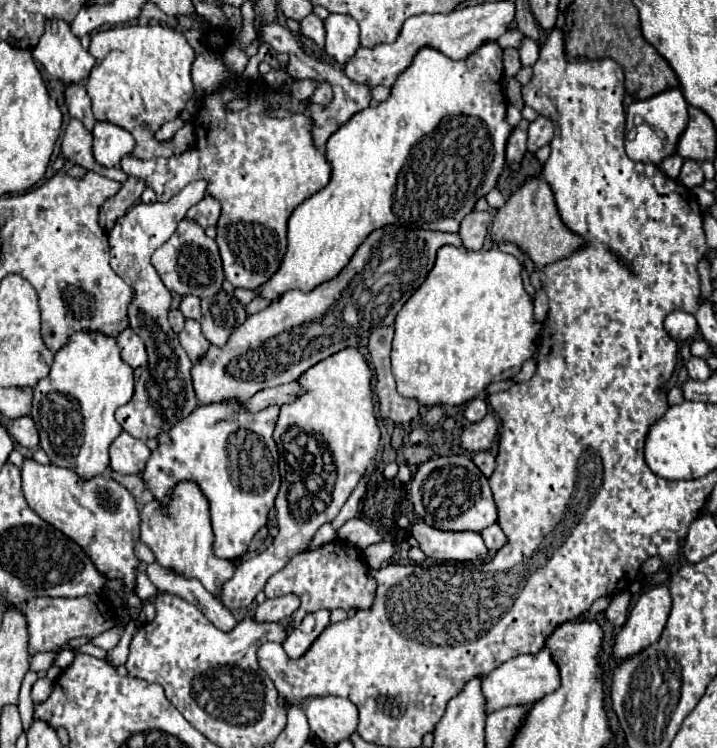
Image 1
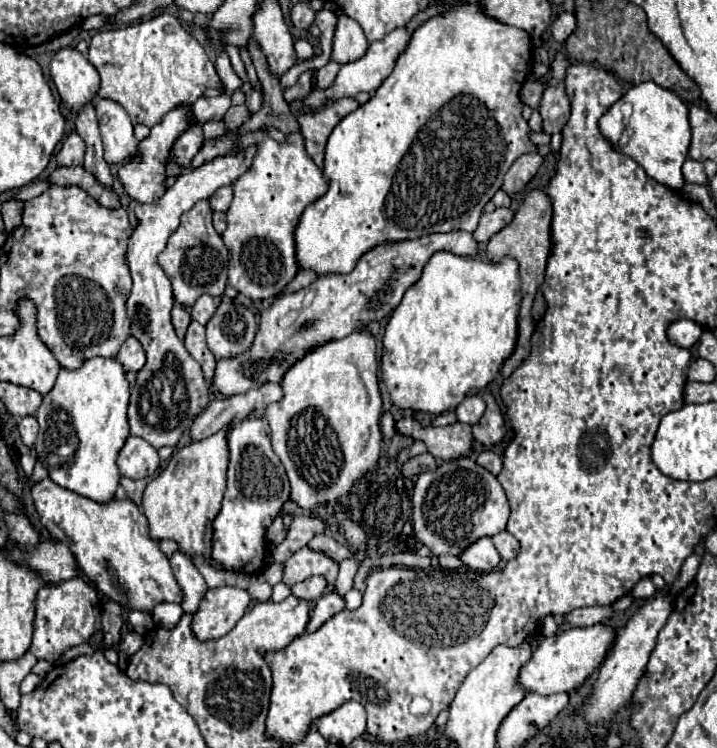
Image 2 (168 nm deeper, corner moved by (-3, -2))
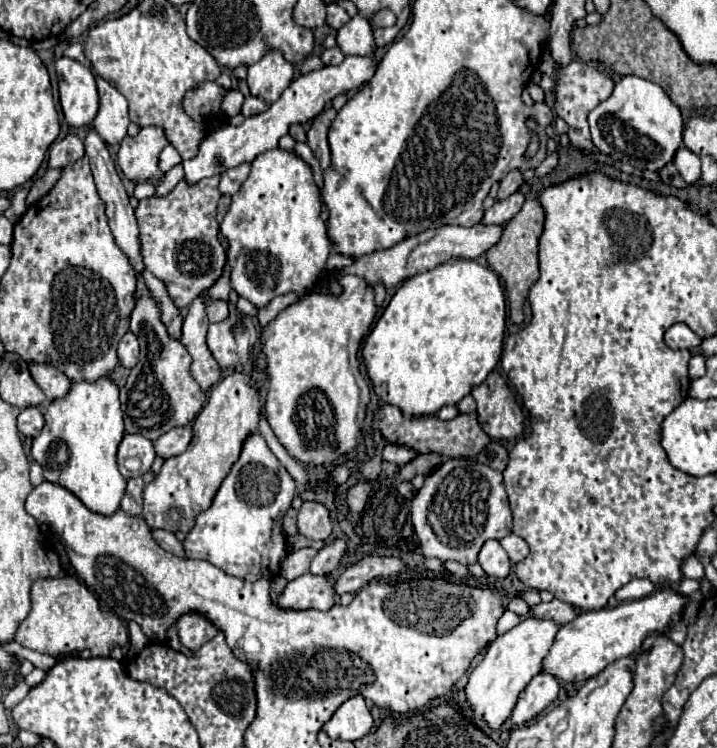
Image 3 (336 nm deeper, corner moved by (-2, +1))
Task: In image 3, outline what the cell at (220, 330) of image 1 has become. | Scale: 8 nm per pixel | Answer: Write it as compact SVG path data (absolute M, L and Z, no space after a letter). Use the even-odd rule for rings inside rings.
M230 304L230 314L222 322L214 322L208 328L208 348L222 370L238 368L250 358L250 350L260 338L260 330L252 318L236 310Z

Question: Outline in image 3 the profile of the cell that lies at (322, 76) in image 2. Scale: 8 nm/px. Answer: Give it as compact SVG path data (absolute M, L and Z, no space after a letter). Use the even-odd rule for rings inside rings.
M334 46L334 48L328 48L328 50L324 50L322 52L322 64L324 66L338 66L342 60L344 60L344 56L342 56L342 52L338 50L338 46Z

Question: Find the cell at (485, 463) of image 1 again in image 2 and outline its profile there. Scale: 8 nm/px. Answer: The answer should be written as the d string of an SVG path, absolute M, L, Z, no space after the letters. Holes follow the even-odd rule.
M483 451L483 453L479 453L477 463L479 463L481 467L485 467L487 471L491 471L493 475L499 475L499 471L501 471L501 467L503 467L503 459L501 459L497 453L493 453L493 451Z

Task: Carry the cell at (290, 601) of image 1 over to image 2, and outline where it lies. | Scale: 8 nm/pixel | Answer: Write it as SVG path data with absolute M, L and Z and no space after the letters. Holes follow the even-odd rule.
M315 575L315 577L307 577L307 579L305 579L303 583L299 583L299 585L293 585L291 591L293 591L293 595L297 595L297 597L303 597L303 599L307 599L307 601L315 601L317 597L321 597L321 595L325 593L325 587L327 587L325 577Z

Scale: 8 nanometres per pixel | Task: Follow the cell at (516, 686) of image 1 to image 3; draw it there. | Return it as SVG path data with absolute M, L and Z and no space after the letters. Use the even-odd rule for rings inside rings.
M664 588L646 598L622 602L616 608L582 612L576 620L560 626L548 656L542 662L542 672L560 682L582 682L600 674L608 664L642 650L642 640L650 632L664 632L668 624L680 618L686 598L672 588Z

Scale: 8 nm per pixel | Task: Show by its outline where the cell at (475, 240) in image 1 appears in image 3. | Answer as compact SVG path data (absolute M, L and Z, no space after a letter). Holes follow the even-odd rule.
M514 192L510 198L494 202L494 206L484 212L482 224L484 226L504 226L520 212L522 204L524 204L524 196L520 192Z

